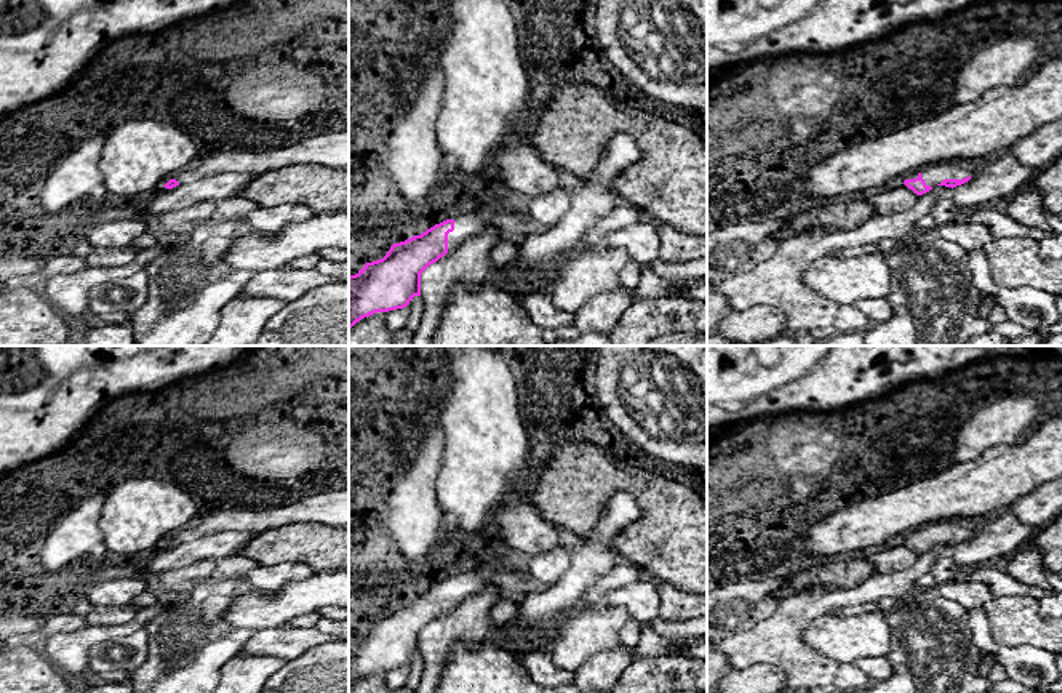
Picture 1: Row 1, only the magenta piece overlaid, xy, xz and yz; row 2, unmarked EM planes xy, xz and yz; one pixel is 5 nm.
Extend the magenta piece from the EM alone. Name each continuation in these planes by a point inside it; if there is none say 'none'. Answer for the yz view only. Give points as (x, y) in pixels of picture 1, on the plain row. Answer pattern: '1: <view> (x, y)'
1: yz (933, 533)

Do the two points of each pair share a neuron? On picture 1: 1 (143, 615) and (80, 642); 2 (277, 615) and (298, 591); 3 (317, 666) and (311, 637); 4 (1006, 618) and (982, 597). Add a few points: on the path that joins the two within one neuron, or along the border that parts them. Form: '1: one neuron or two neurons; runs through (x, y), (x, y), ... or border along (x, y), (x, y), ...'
1: one neuron; runs through (127, 629), (112, 634), (96, 634)
2: one neuron; runs through (283, 608), (295, 597)
3: two neurons; border along (331, 639), (283, 663)
4: two neurons; border along (994, 597), (982, 607)

